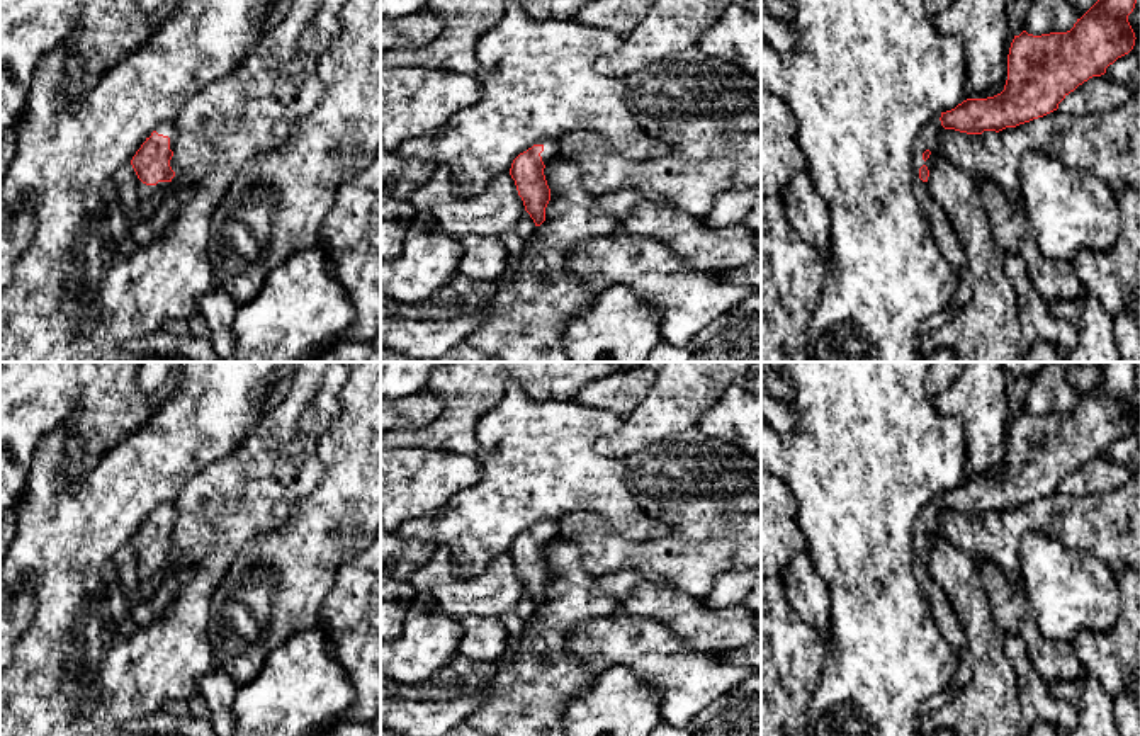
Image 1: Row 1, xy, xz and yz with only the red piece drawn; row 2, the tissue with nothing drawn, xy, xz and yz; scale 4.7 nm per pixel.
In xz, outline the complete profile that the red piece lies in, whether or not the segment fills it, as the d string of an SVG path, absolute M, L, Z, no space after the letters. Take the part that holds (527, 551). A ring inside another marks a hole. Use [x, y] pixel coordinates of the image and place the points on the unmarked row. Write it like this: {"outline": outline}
{"outline": "M549 518L520 534L510 549L518 576L522 578L525 592L533 600L535 607L540 607L545 602L545 588L550 581L550 569L547 566L544 549L557 537L557 520Z"}

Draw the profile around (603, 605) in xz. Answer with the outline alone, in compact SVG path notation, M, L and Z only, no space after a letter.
M557 537L545 546L544 556L550 569L545 602L537 607L533 617L523 624L518 646L508 646L494 661L496 673L488 685L489 695L466 722L484 736L567 736L564 726L566 707L591 688L595 675L579 670L583 665L567 651L566 634L583 620L625 614L622 603L608 597L600 588L598 578L583 568L578 544Z

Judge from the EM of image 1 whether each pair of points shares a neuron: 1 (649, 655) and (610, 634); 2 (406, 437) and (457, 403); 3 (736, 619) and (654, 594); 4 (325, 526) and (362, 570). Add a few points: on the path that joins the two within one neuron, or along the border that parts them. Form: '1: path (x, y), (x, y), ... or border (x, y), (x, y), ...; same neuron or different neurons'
1: path (639, 645), (620, 639); same neuron
2: path (420, 437), (428, 437), (449, 417); same neuron
3: path (716, 619), (692, 619), (675, 609); same neuron
4: border (362, 549), (340, 565), (330, 592); different neurons

